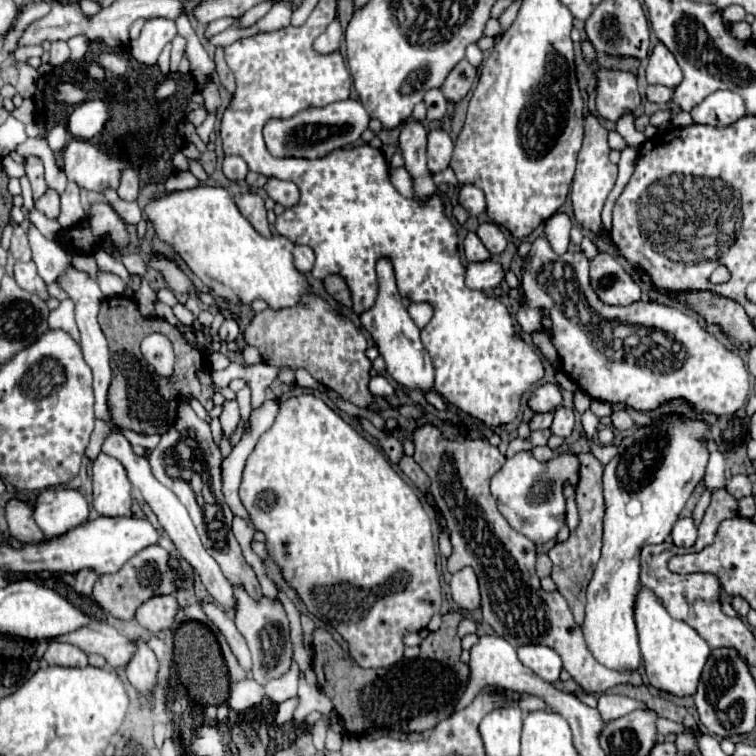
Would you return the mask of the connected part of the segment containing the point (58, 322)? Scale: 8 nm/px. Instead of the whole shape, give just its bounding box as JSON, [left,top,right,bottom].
[47,299,77,342]

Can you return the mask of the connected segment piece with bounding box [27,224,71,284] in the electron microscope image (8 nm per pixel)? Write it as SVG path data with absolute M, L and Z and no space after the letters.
M33 224L27 230L29 236L29 246L33 250L33 262L37 266L37 274L49 284L57 280L57 274L65 270L71 262L71 254L67 252L63 242L47 240Z

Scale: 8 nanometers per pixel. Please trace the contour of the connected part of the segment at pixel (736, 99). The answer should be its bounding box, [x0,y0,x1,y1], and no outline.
[691,90,745,126]

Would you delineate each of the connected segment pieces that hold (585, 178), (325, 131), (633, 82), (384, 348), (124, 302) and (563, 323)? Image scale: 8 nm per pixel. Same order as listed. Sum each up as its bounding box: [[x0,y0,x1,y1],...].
[[571,116,617,242],[263,100,369,158],[597,68,641,122],[359,258,433,392],[99,296,213,434],[517,238,749,416]]

